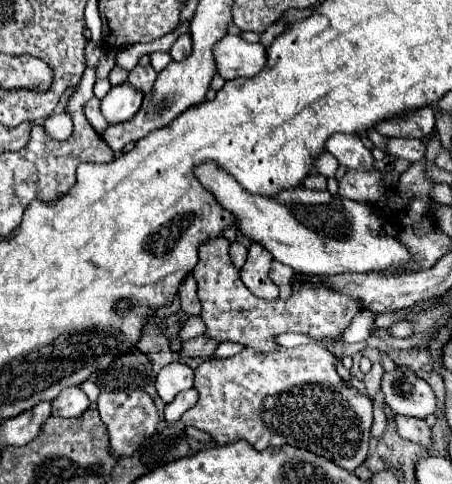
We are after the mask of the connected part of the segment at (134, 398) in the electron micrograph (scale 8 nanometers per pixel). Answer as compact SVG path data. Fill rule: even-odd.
M127 389L127 391L113 391L113 393L101 393L97 399L97 411L107 425L109 431L109 443L111 443L111 453L117 453L119 457L123 455L133 455L133 451L149 437L155 433L159 413L153 403L153 399L139 389Z

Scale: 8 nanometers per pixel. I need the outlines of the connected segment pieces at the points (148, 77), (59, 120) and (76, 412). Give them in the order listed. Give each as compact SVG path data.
M137 65L131 73L129 73L129 85L131 87L135 87L135 89L139 89L141 93L149 93L151 91L151 87L153 87L153 83L155 83L155 77L157 77L157 73L153 71L153 67L141 67L141 65Z
M67 113L53 115L53 117L45 119L43 127L47 129L49 137L55 141L67 141L71 137L71 117Z
M67 387L59 393L59 399L53 399L53 415L59 417L79 417L83 415L91 401L79 387Z

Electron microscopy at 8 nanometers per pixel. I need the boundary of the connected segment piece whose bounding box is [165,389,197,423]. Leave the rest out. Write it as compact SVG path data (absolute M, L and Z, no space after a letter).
M195 389L179 393L169 405L165 405L165 419L171 421L171 423L173 423L173 421L179 421L179 417L181 417L187 409L191 409L191 407L195 405L195 399L197 399Z

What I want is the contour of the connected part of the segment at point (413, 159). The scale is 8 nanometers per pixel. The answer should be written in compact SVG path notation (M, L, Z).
M387 139L389 153L409 163L417 163L425 159L425 143L421 139Z

